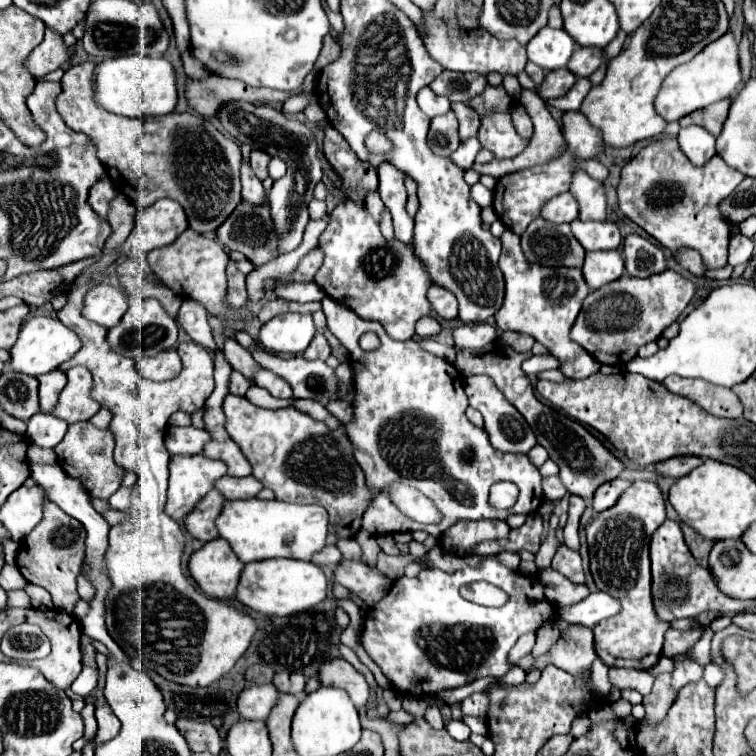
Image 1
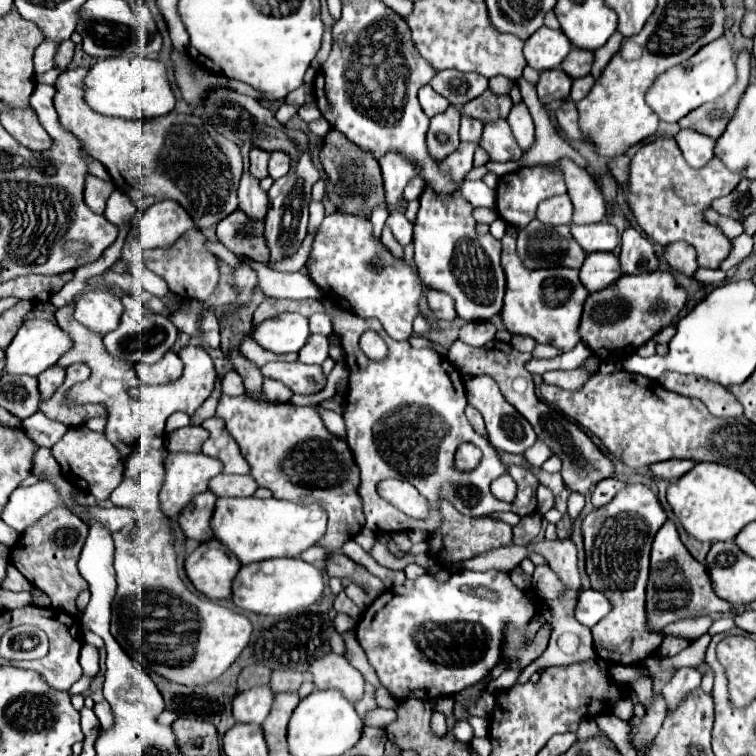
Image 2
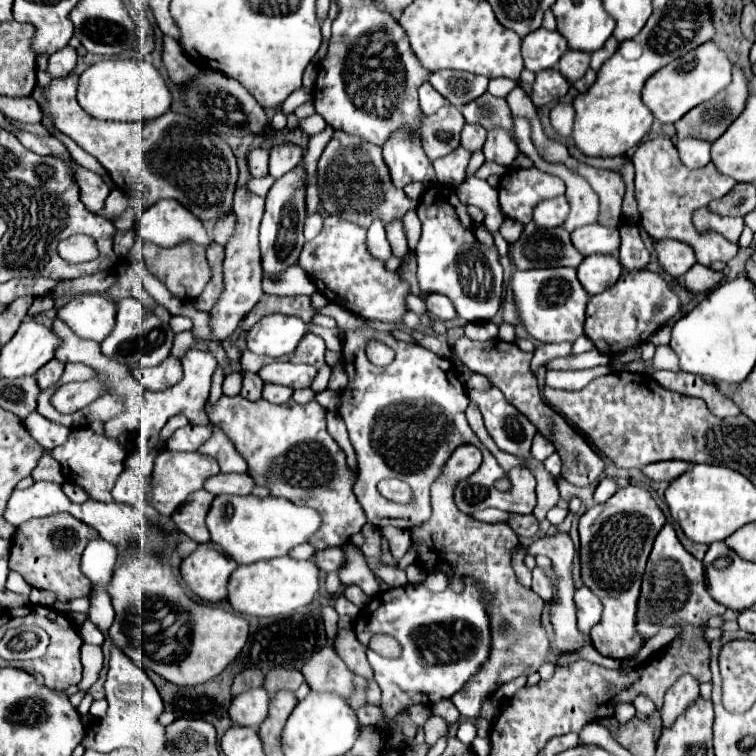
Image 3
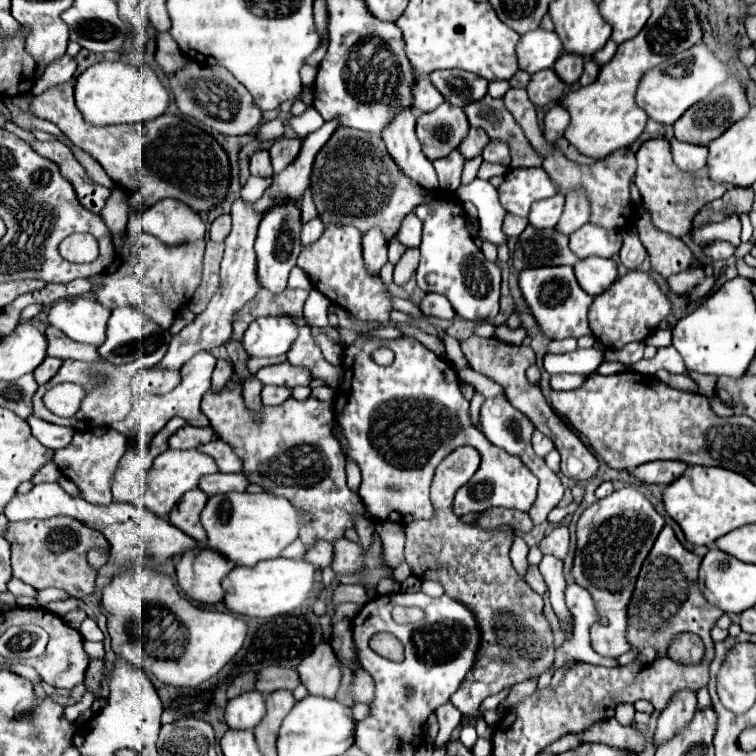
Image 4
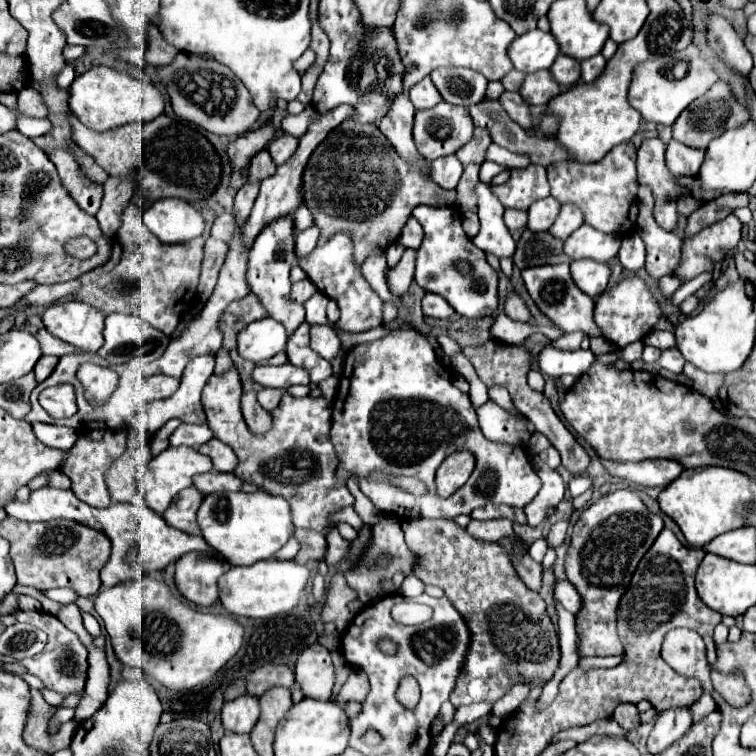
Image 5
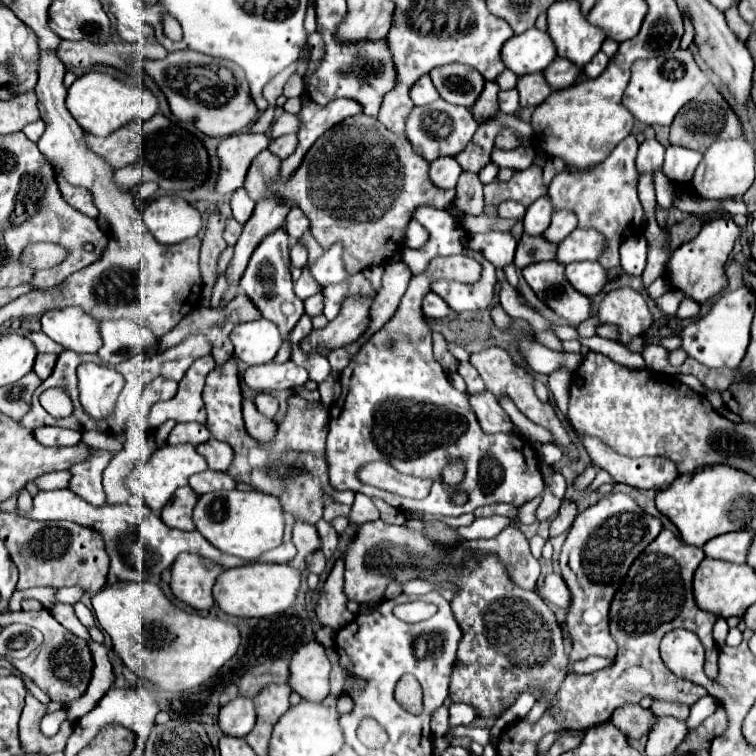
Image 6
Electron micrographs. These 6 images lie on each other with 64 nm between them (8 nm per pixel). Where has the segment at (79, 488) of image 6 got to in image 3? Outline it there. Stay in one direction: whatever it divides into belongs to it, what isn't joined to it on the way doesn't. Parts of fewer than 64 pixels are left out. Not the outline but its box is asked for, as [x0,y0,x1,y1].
[52,428,126,502]

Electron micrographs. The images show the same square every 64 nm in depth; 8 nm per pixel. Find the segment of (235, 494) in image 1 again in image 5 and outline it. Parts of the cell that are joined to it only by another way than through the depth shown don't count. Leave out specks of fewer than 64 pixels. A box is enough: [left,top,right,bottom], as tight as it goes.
[192,472,242,494]

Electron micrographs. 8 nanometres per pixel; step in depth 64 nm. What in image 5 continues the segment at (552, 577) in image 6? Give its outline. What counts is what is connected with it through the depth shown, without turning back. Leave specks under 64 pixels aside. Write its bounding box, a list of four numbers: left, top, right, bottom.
[554,578,582,614]

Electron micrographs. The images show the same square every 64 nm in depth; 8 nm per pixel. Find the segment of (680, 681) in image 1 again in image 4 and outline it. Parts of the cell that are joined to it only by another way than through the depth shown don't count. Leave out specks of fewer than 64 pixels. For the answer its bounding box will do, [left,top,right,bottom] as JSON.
[654,690,696,748]

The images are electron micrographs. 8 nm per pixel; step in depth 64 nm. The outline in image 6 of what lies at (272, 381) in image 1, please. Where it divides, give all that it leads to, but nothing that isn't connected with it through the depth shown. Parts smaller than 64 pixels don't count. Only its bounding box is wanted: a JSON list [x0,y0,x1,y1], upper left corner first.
[254,394,278,418]

